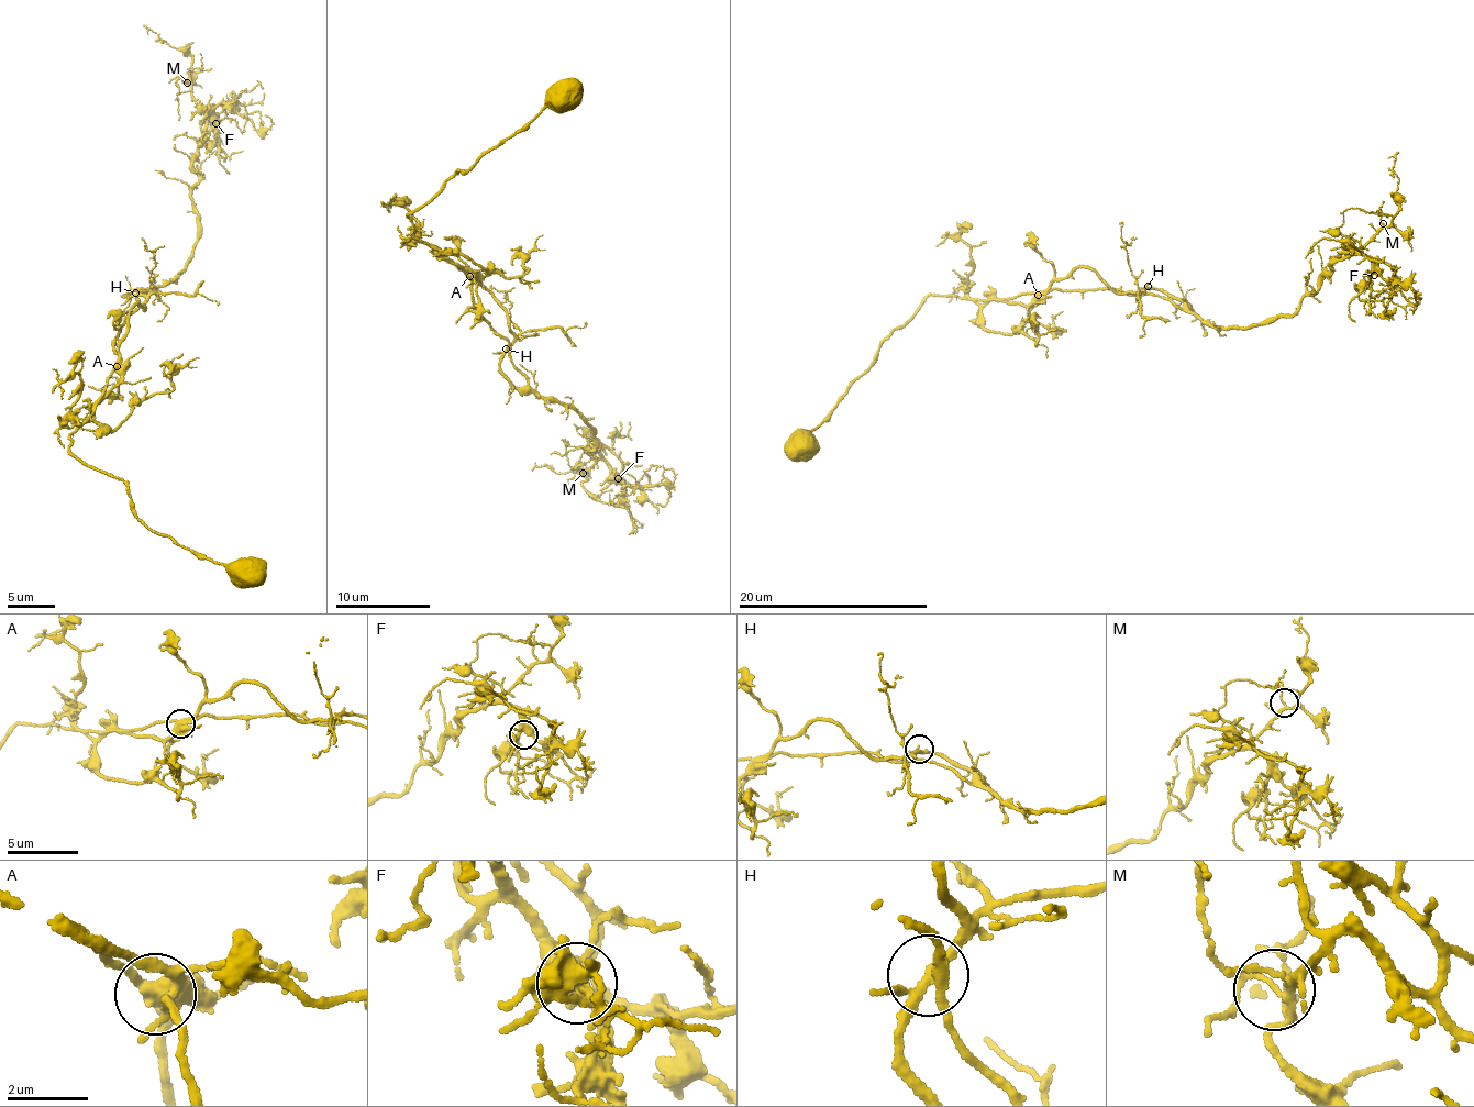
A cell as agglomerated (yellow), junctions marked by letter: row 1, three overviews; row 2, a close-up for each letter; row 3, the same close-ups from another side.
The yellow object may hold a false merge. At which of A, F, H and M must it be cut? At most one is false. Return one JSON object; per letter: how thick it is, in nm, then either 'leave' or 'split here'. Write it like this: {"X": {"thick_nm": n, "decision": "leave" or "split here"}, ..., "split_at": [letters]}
{"A": {"thick_nm": 460, "decision": "leave"}, "F": {"thick_nm": 420, "decision": "leave"}, "H": {"thick_nm": 220, "decision": "leave"}, "M": {"thick_nm": 140, "decision": "leave"}, "split_at": []}

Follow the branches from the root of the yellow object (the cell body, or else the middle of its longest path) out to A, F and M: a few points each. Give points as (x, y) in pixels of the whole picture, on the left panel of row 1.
A: (245, 571), (198, 557), (152, 531), (125, 484), (70, 451), (69, 435), (115, 367)
F: (245, 571), (152, 531), (125, 484), (70, 450), (134, 296), (189, 258), (194, 163), (210, 111), (215, 123)
M: (245, 571), (152, 531), (125, 484), (70, 450), (134, 296), (178, 277), (197, 237), (207, 124), (187, 82)

